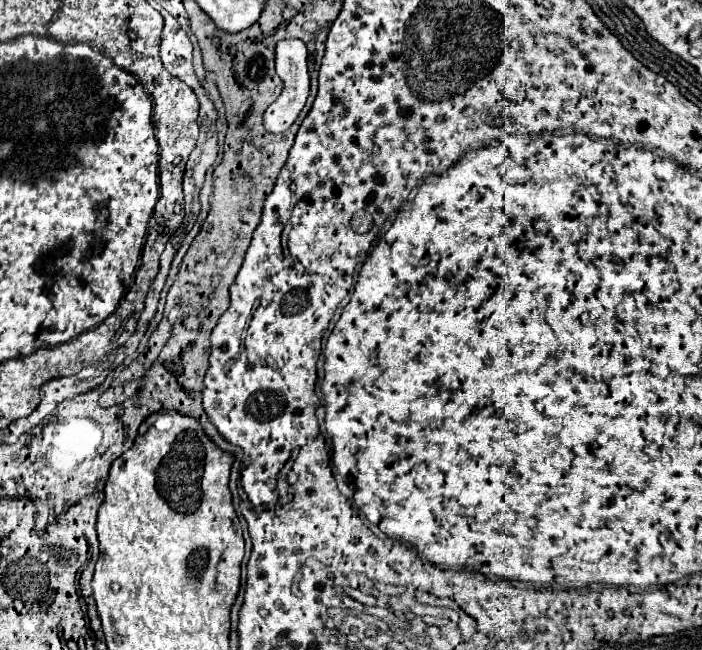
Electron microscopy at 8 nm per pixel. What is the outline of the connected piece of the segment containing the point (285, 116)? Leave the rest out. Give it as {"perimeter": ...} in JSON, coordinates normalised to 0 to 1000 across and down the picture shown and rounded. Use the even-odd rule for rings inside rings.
{"perimeter":[[[402,62],[393,71],[393,114],[399,117],[405,138],[396,148],[393,160],[387,160],[379,172],[376,172],[376,197],[382,203],[405,203],[410,200],[425,175],[430,172],[436,151],[439,151],[439,138],[442,138],[442,117],[439,117],[439,105],[436,105],[436,71],[430,62]]]}

